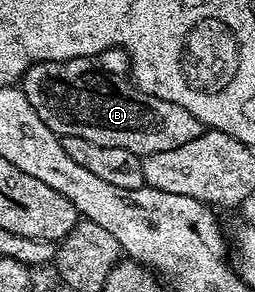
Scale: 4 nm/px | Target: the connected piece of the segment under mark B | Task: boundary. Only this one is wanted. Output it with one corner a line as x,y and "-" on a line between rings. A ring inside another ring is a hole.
70,59
64,63
34,63
23,74
21,89
29,105
37,109
37,117
41,117
41,121
45,121
45,125
49,125
49,129
53,129
56,135
85,137
85,141
93,141
93,145
113,145
129,149
129,153
140,157
161,153
165,149
177,149
177,145
193,141
205,130
203,122
193,117
189,109
173,105
173,101
161,101
160,98
146,94
126,78
108,78
91,59

